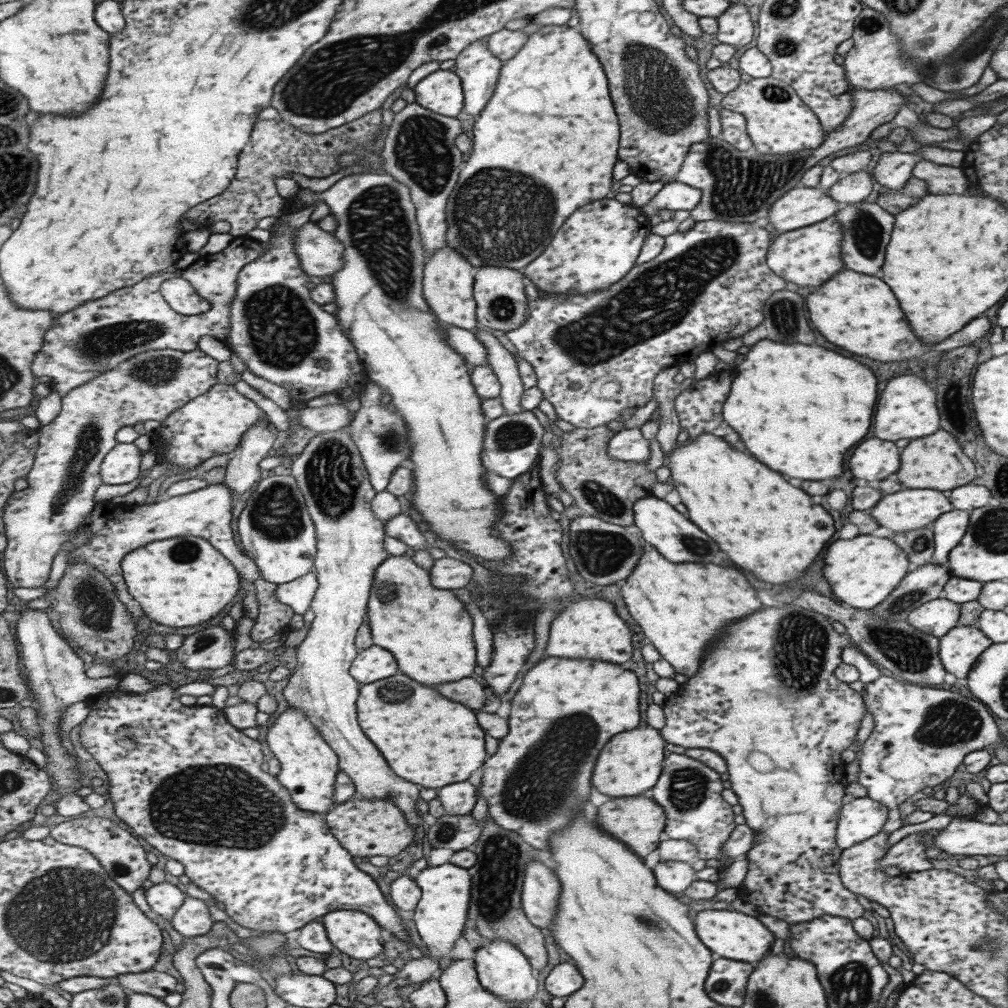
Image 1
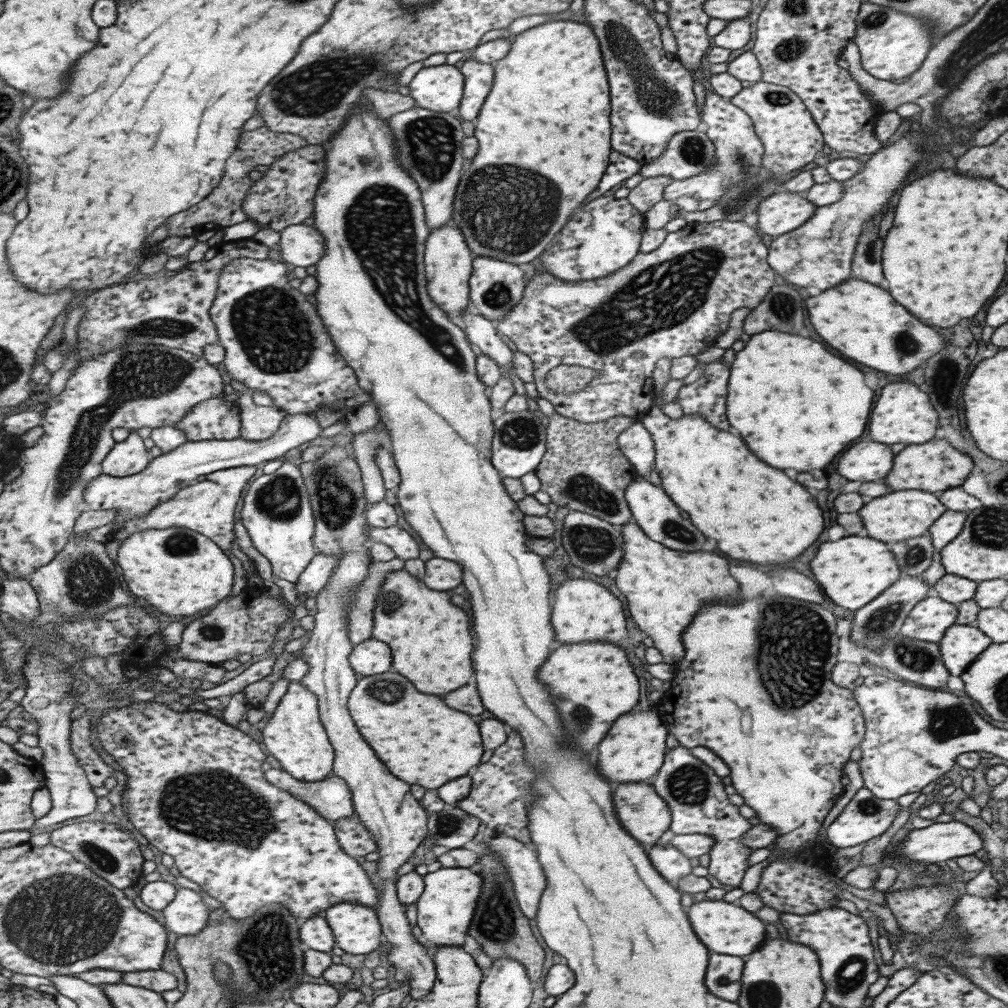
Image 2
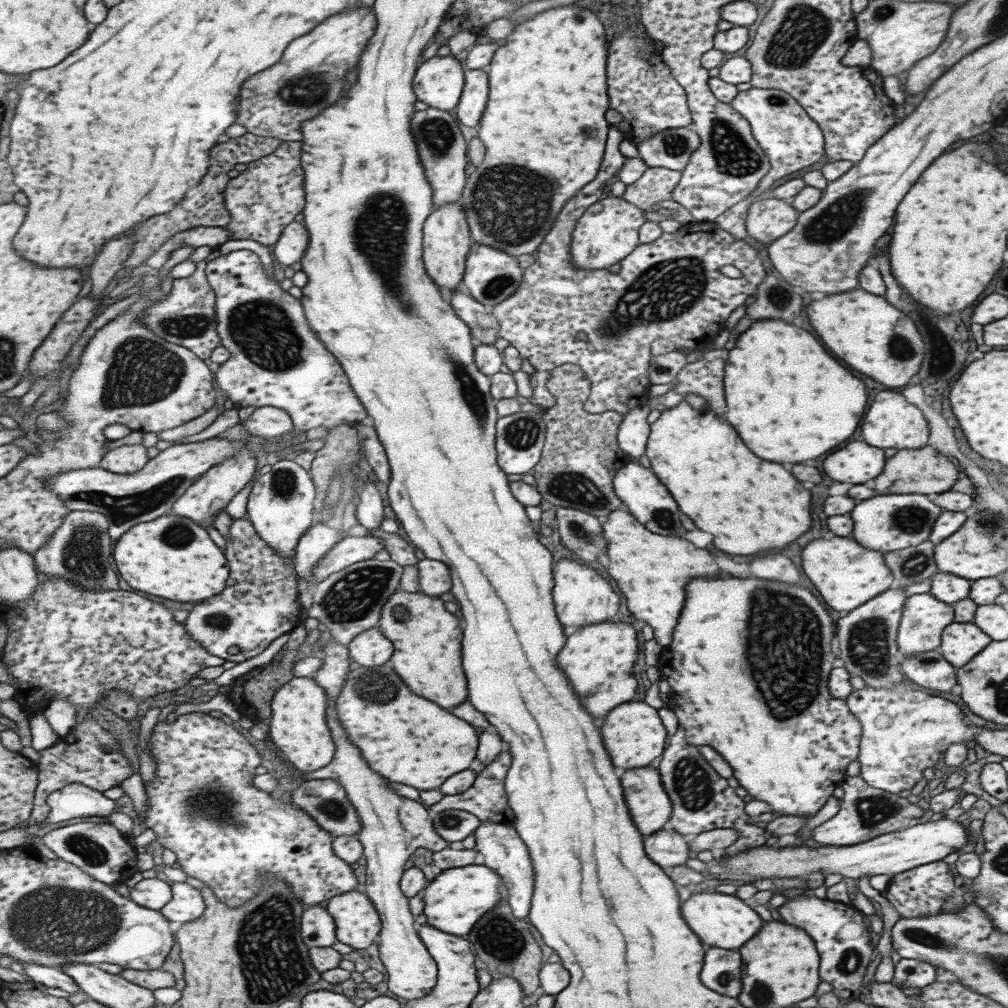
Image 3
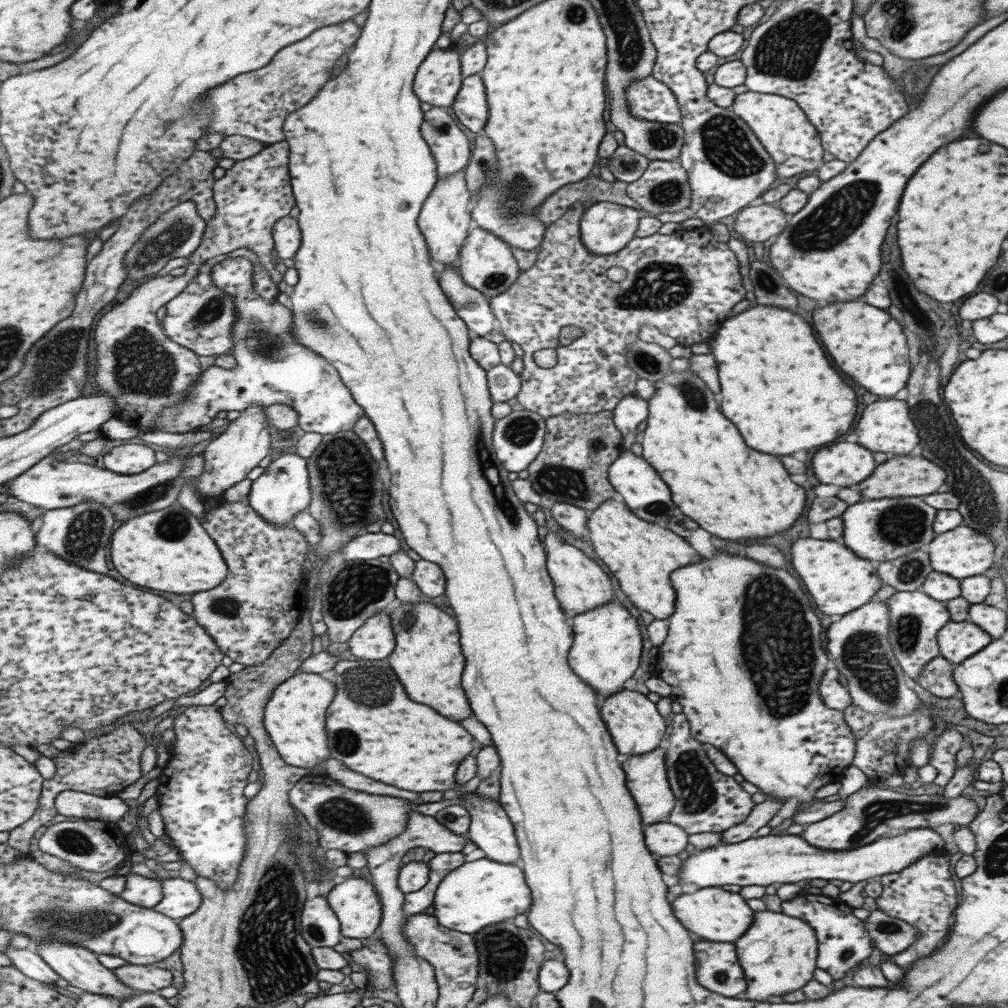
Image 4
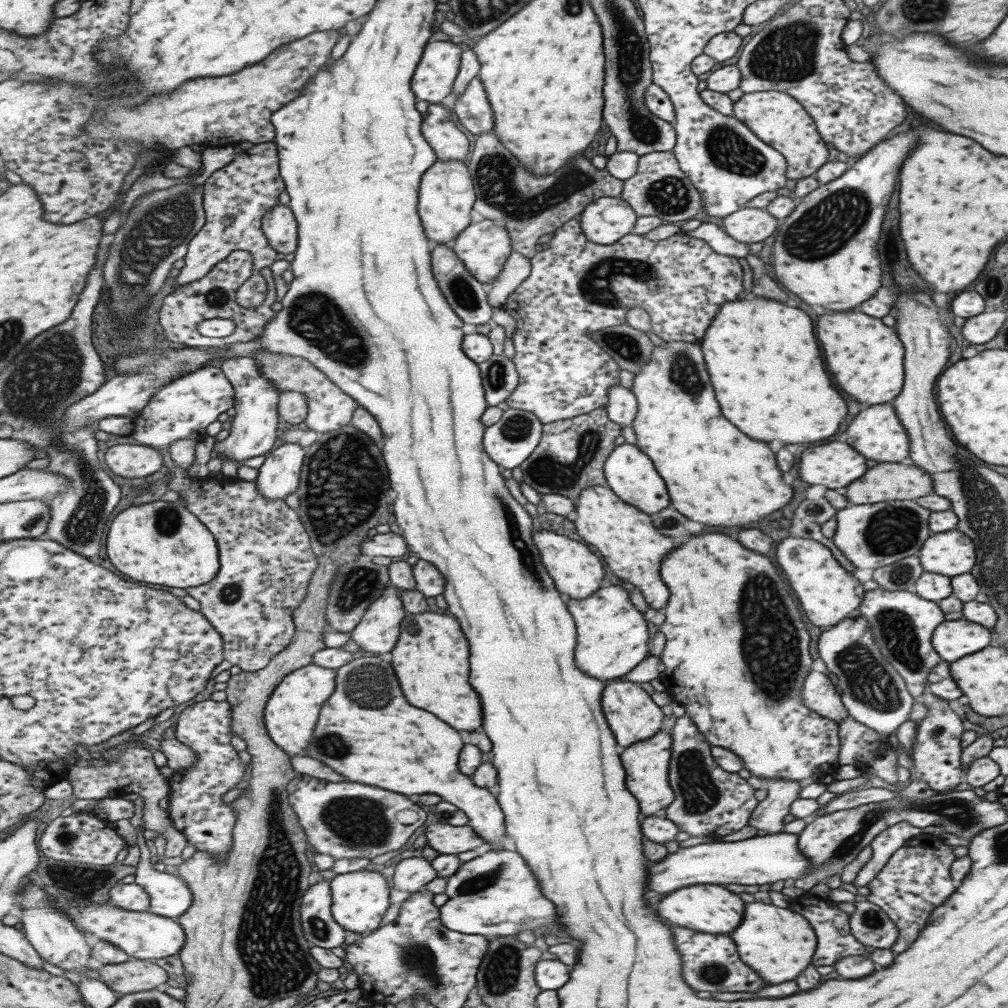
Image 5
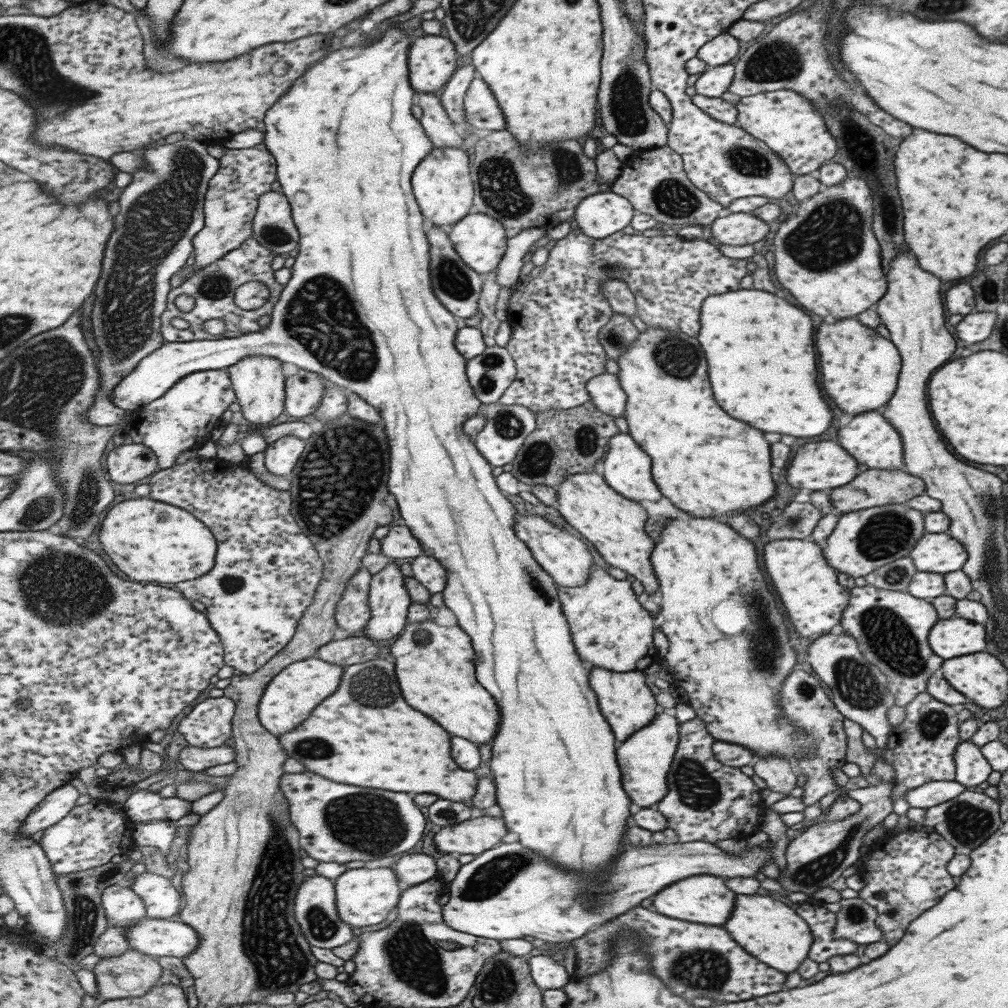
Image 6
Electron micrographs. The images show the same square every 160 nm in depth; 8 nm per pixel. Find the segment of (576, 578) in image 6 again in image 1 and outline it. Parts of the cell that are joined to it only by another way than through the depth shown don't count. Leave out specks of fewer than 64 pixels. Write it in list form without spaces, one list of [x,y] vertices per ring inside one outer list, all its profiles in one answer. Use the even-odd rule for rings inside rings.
[[[583,597],[569,603],[550,625],[546,657],[582,658],[623,664],[631,658],[628,626],[617,616],[611,602]]]

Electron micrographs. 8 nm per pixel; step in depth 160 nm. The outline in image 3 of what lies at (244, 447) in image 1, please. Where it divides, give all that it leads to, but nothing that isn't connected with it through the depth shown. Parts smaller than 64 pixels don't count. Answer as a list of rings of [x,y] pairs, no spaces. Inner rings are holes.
[[[277,407],[256,408],[254,412],[242,423],[249,434],[263,438],[275,438],[293,430],[292,416]]]

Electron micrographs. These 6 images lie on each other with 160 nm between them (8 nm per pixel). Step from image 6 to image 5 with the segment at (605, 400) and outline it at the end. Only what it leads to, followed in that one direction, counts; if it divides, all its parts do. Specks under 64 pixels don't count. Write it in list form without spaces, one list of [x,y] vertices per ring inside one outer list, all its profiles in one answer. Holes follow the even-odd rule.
[[[621,385],[608,388],[608,402],[604,406],[608,418],[622,427],[631,426],[636,416],[636,397],[631,390]]]

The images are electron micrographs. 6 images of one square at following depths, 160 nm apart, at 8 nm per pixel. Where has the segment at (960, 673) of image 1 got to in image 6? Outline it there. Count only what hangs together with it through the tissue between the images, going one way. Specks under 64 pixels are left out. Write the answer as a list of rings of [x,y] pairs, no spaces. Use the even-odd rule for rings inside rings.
[[[964,618],[938,619],[927,635],[929,648],[942,660],[981,652],[985,646],[984,625]]]

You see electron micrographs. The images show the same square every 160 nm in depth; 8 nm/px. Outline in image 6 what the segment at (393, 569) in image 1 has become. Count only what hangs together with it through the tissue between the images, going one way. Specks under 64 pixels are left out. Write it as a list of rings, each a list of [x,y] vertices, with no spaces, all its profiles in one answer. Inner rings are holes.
[[[432,619],[425,622],[411,622],[405,627],[397,640],[391,645],[390,653],[396,659],[396,671],[405,698],[409,698],[411,706],[417,710],[431,714],[433,720],[439,720],[445,730],[451,734],[463,736],[478,745],[491,743],[499,733],[501,726],[501,712],[497,700],[493,698],[479,682],[476,675],[477,653],[472,638],[458,624],[447,627],[435,624]]]

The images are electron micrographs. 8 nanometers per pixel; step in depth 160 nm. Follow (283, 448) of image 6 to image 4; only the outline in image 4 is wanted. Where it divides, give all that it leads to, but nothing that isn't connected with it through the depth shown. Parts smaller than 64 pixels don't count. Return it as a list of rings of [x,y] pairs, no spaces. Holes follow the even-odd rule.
[[[296,453],[274,456],[268,467],[264,469],[264,473],[252,481],[252,489],[249,493],[253,508],[278,527],[288,525],[297,512],[308,508],[312,496],[308,459]]]

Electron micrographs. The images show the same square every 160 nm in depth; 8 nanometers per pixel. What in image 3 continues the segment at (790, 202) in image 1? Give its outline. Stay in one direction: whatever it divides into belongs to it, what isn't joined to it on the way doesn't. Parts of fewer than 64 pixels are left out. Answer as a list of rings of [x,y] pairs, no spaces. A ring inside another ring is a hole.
[[[757,198],[747,210],[745,231],[757,244],[779,239],[787,234],[800,213],[793,209],[790,201],[781,198]]]

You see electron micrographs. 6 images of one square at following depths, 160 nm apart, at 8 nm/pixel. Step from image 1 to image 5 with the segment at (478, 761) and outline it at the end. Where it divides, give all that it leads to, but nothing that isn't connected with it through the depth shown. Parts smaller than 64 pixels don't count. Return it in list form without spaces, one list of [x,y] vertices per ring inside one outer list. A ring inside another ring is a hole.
[[[375,654],[355,659],[336,671],[336,693],[325,702],[315,736],[304,754],[323,760],[351,782],[385,786],[407,796],[442,796],[464,810],[470,818],[469,826],[487,843],[497,844],[493,850],[500,851],[500,842],[508,835],[506,816],[498,797],[459,770],[459,754],[465,746],[461,732],[435,714],[411,706],[401,692],[392,663]]]

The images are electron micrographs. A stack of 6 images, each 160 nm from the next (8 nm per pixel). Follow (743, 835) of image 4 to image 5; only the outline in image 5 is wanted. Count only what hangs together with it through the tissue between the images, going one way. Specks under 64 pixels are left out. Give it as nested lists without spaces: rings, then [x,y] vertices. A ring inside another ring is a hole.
[[[768,779],[762,780],[763,788],[766,789],[766,796],[759,801],[755,808],[751,811],[747,825],[761,831],[765,831],[767,835],[781,833],[783,827],[783,818],[789,814],[790,804],[797,798],[799,783],[797,781],[787,779]]]

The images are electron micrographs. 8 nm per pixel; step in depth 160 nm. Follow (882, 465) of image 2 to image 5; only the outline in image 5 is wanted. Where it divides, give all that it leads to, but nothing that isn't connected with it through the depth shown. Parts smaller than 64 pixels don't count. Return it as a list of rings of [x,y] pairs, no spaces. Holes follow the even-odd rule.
[[[829,442],[803,450],[799,458],[799,478],[807,484],[821,484],[830,490],[846,487],[865,470],[865,458],[843,442]]]

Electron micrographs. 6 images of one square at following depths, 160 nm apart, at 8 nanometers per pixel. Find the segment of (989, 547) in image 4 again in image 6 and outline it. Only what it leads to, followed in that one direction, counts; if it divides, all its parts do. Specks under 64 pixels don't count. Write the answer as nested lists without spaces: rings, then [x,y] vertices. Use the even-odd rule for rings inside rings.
[[[946,531],[937,534],[923,532],[908,556],[916,571],[940,575],[959,570],[966,561],[964,546]]]

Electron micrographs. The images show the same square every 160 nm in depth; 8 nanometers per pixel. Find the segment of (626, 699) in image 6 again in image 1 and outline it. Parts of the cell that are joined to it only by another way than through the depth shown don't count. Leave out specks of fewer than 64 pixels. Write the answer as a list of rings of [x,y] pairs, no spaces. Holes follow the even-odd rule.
[[[637,726],[616,734],[601,749],[601,758],[597,758],[597,770],[593,770],[592,784],[597,792],[609,798],[634,797],[649,790],[656,784],[663,762],[665,742],[659,731],[651,726]]]

